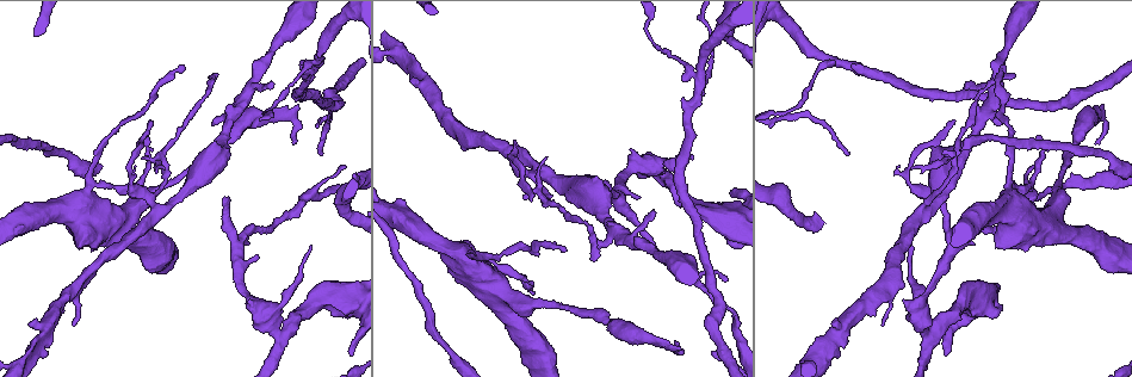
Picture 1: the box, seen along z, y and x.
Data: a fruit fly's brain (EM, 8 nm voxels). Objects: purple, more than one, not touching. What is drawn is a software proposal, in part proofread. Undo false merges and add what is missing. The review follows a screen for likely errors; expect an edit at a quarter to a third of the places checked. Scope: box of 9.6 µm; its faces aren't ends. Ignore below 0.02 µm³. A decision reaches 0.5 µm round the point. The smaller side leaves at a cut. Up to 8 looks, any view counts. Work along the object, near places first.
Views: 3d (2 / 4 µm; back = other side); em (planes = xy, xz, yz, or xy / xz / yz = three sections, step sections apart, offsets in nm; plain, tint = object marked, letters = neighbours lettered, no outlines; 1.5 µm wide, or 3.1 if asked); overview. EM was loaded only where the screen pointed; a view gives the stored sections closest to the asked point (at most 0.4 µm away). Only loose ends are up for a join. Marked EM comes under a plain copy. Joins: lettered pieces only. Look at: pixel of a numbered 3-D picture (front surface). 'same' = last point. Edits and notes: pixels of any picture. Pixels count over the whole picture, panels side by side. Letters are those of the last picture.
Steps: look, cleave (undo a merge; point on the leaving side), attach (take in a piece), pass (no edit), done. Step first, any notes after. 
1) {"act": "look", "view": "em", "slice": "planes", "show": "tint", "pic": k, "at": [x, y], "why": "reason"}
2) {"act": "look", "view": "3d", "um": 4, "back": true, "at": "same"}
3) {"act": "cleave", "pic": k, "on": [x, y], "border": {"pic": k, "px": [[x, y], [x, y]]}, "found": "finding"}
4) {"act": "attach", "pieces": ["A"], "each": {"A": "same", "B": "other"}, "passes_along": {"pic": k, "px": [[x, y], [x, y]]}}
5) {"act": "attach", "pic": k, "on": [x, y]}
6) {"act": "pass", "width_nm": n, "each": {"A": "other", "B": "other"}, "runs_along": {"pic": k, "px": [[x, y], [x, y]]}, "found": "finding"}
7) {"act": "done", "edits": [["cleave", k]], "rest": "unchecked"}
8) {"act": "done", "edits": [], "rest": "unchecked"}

{"act": "look", "view": "3d", "um": 4, "pic": 1, "at": [606, 182], "why": "free end"}

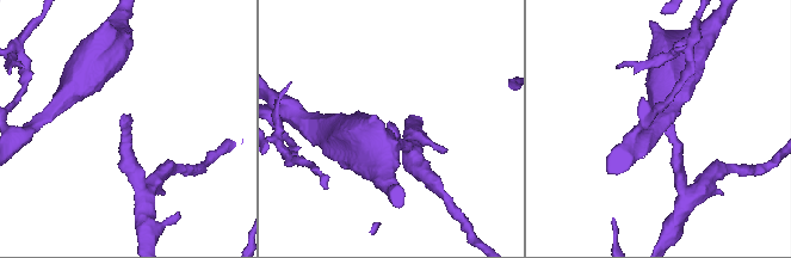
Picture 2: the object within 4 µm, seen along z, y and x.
{"act": "look", "view": "em", "slice": "planes", "show": "letters", "pic": 2, "at": [125, 118]}

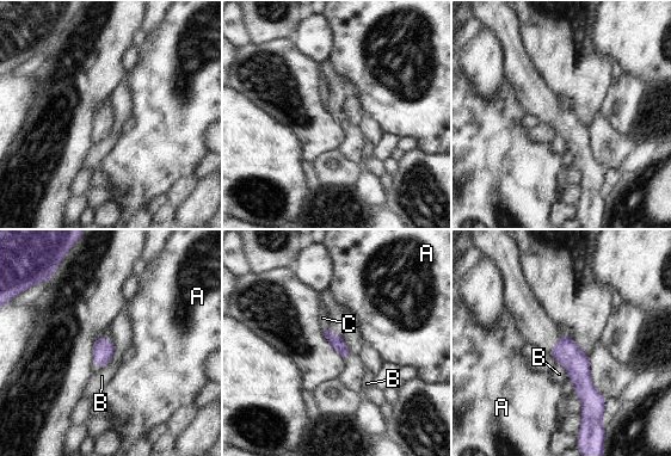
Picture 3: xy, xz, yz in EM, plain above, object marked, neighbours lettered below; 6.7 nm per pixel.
{"act": "pass", "each": {"A": "other", "B": "other", "C": "other"}, "border": {"pic": 3, "px": [[558, 363], [565, 368], [568, 379]]}, "found": "no lettered piece goes on from it"}

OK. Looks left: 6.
{"act": "look", "view": "3d", "um": 4, "pic": 1, "at": [472, 252], "why": "sudden change in width"}

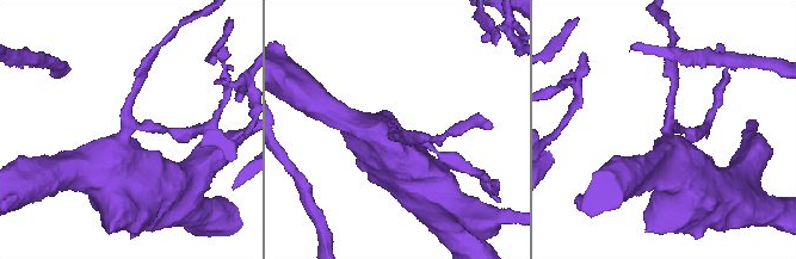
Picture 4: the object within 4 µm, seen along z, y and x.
{"act": "look", "view": "em", "slice": "planes", "show": "letters", "pic": 4, "at": [129, 127], "arms": 3}

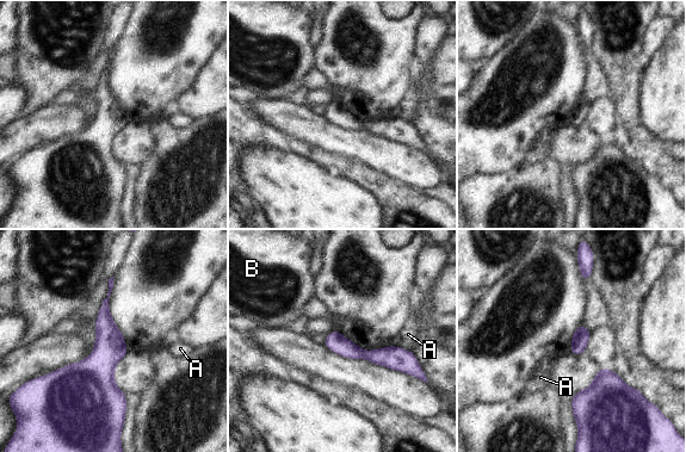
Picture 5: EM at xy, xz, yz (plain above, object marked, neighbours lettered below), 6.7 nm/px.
{"act": "cleave", "pic": 5, "on": [393, 357], "width_nm": 110, "each": {"A": "other", "B": "other"}, "border": {"pic": 5, "px": [[363, 351], [364, 357]]}, "found": "a second cell is stuck on"}

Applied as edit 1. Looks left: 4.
{"act": "done", "edits": [["cleave", 5]], "rest": "unchecked"}

